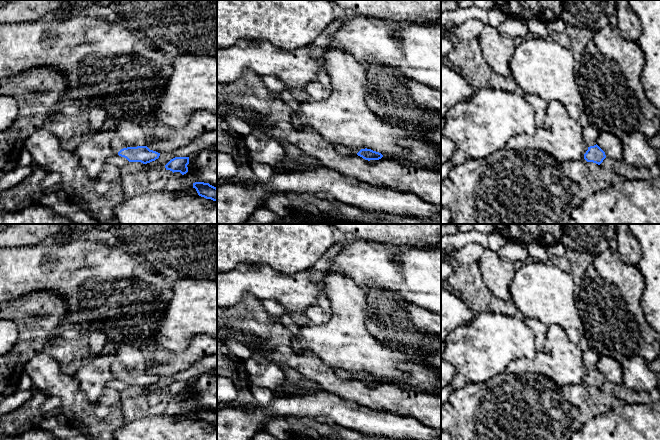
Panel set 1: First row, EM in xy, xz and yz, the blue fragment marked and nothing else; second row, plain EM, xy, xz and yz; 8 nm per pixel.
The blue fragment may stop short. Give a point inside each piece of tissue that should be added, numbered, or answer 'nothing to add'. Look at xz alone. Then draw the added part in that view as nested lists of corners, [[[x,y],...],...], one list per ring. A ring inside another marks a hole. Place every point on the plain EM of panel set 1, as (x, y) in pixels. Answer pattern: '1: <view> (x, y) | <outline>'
1: xz (343, 374) | [[[336,368],[335,372],[338,377],[340,377],[341,379],[344,379],[344,380],[355,380],[361,373],[365,373],[364,371],[350,372],[350,371],[341,369],[341,368]]]

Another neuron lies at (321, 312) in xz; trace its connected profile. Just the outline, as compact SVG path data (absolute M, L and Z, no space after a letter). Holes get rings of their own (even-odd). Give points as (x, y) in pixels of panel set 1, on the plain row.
M320 295L316 302L305 311L304 315L313 324L324 324L330 321L333 311L327 297Z

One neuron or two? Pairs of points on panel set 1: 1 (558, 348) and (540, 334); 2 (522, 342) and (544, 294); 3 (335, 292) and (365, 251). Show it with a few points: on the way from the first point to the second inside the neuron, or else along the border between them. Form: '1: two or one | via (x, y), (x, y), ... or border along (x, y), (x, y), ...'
1: two | border along (548, 327), (544, 346), (537, 352)
2: two | border along (519, 315), (523, 319)
3: two | border along (324, 279), (331, 272), (342, 271), (364, 289)

